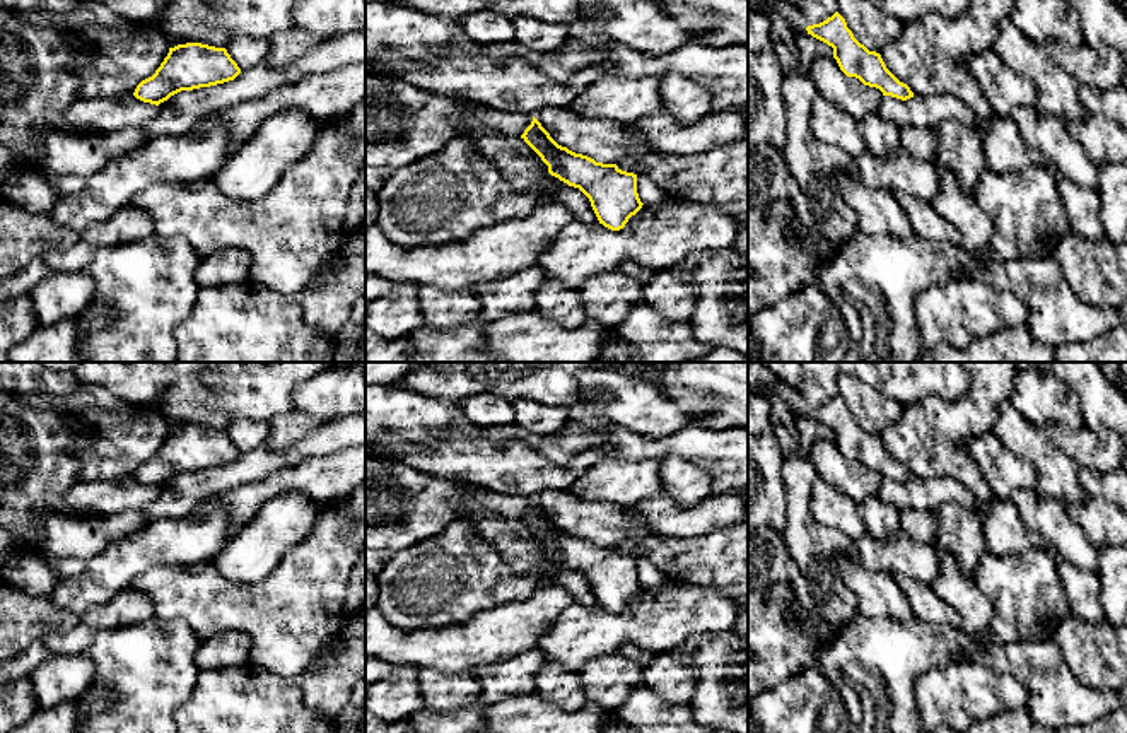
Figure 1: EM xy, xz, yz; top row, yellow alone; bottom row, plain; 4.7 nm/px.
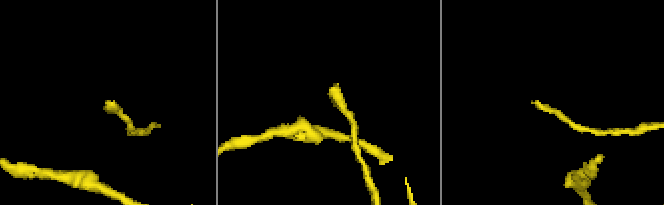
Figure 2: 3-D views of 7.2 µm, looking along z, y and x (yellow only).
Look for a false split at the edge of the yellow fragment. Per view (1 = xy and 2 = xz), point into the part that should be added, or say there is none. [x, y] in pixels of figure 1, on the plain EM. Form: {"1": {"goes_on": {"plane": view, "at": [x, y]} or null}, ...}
{"1": {"goes_on": null}, "2": {"goes_on": null}}

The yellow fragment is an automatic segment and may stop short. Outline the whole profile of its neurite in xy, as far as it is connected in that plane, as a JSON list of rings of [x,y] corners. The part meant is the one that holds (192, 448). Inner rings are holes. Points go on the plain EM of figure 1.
[[[186,425],[169,431],[155,456],[142,463],[133,478],[159,489],[181,473],[193,473],[234,463],[241,456],[225,431]]]

